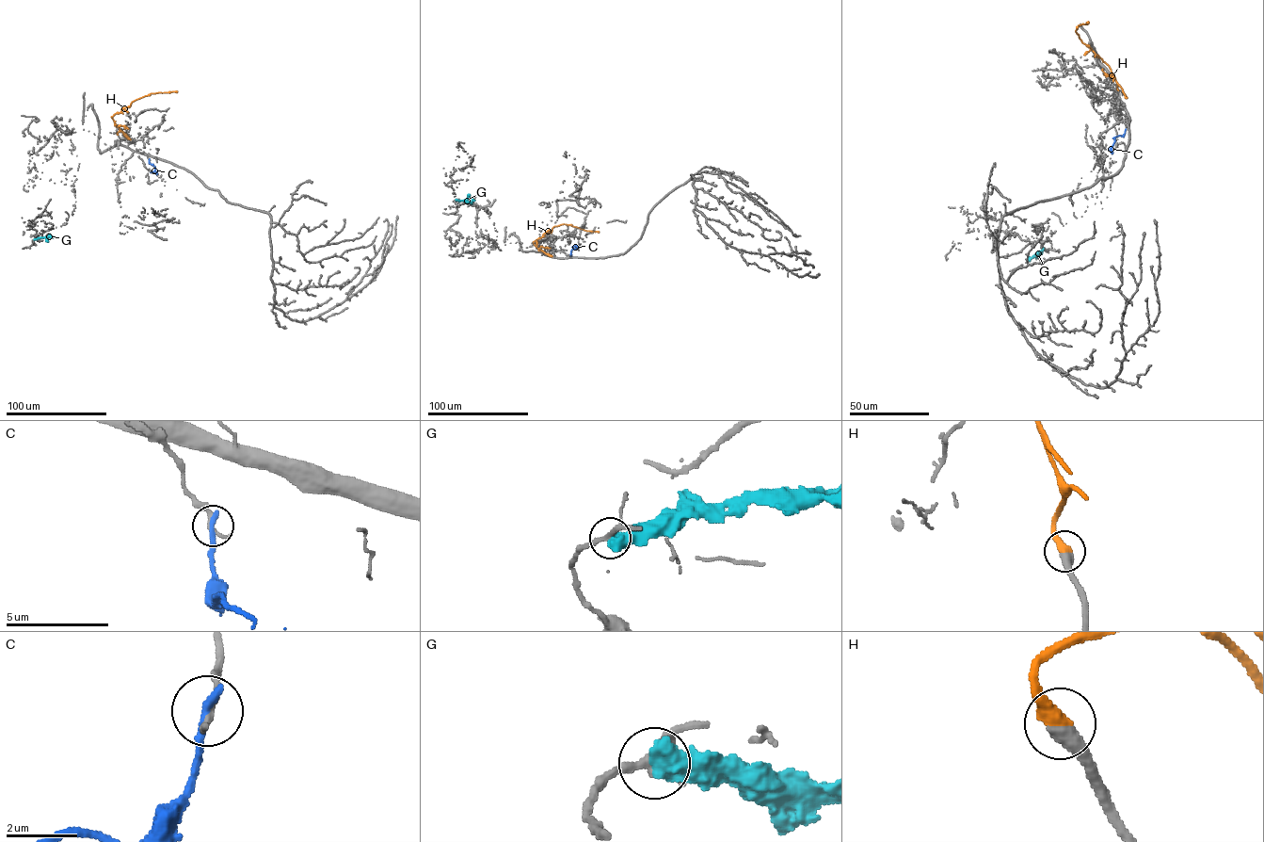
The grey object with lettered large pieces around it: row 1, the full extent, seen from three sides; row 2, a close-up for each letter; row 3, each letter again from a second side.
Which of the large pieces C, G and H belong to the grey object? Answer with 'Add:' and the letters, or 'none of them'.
Add: H

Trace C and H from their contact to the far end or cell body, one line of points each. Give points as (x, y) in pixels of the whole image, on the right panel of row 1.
C: (1126, 130), (1122, 136), (1115, 137), (1110, 149), (1112, 151)
H: (1118, 89), (1110, 67), (1076, 33), (1079, 25), (1088, 23)

